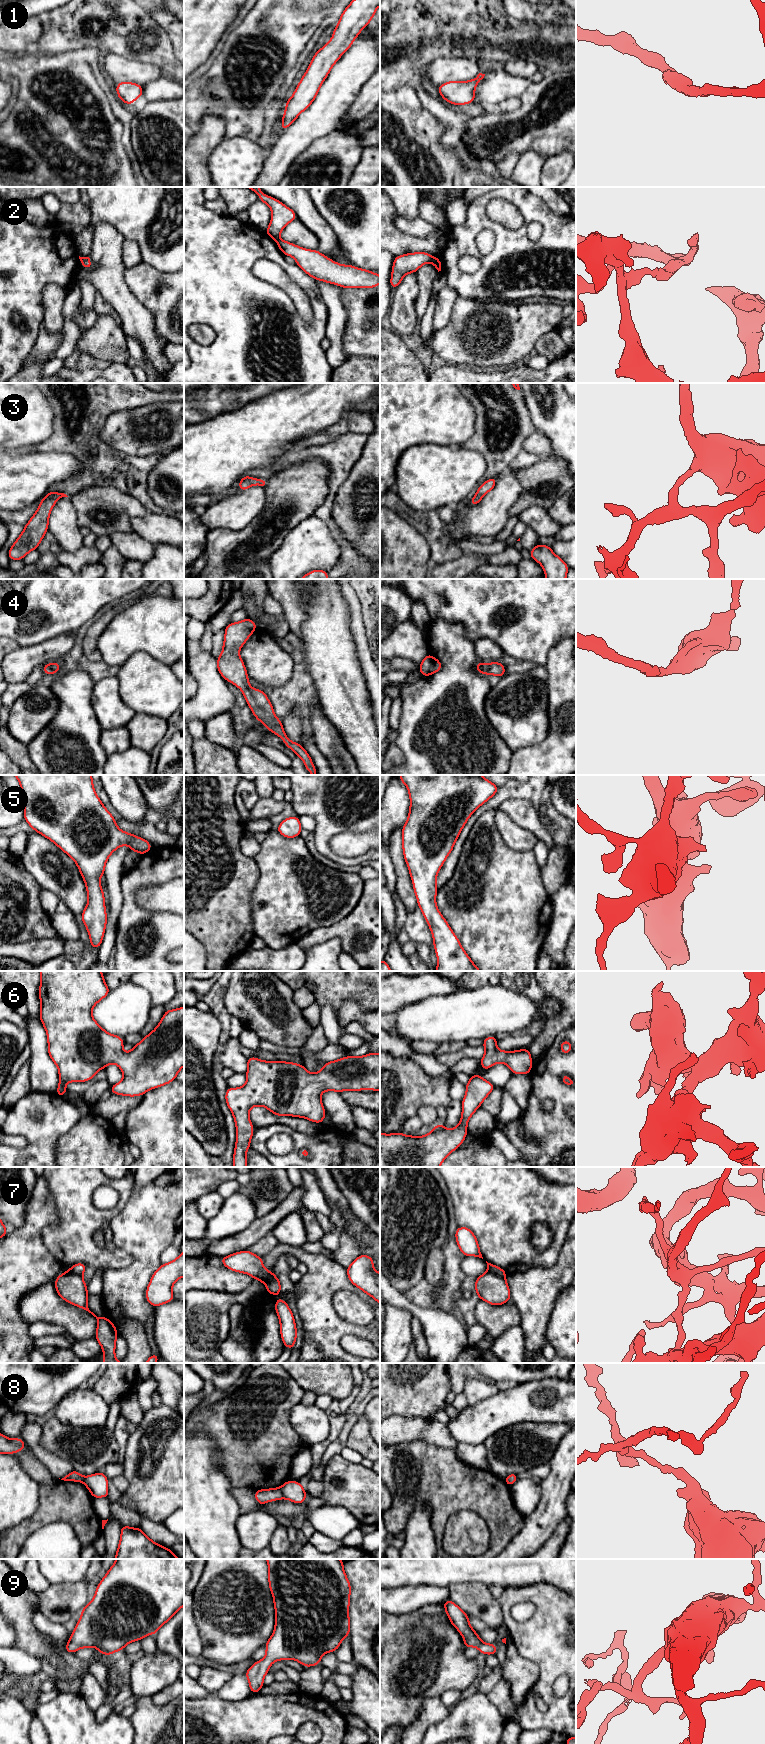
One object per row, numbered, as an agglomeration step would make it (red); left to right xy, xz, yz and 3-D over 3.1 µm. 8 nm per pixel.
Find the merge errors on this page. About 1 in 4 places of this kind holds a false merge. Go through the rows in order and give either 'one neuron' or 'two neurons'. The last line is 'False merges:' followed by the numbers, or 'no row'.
1: one neuron
2: two neurons
3: one neuron
4: one neuron
5: one neuron
6: one neuron
7: two neurons
8: two neurons
9: one neuron
False merges: 2, 7, 8

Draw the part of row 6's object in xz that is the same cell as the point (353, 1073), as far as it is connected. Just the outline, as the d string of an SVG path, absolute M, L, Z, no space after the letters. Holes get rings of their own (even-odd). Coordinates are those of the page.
M368 1053L364 1056L342 1057L325 1063L316 1073L309 1073L302 1064L284 1061L263 1061L257 1057L247 1058L247 1081L239 1088L228 1087L225 1094L226 1104L234 1117L236 1125L236 1144L233 1155L234 1167L247 1167L247 1150L254 1127L249 1120L249 1110L254 1106L263 1106L276 1116L294 1116L306 1118L321 1124L326 1111L321 1102L323 1091L380 1090L380 1053Z

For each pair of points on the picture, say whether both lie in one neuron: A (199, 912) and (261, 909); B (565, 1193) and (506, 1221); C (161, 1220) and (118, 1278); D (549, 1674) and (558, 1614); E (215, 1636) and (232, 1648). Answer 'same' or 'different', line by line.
A: different
B: same
C: same
D: same
E: same

